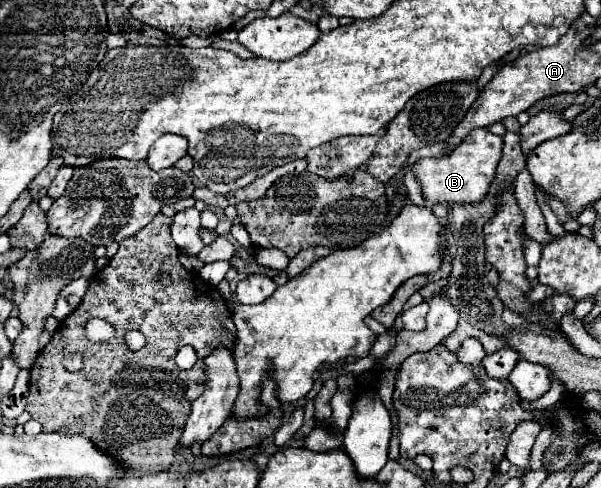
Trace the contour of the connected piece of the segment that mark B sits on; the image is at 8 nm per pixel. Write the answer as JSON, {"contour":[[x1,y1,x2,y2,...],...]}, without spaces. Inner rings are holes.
{"contour":[[473,129,451,153,439,159,431,159,431,157,417,159,413,163,413,173,421,185,425,201,429,205,481,201,487,195,491,181,495,179,495,171,501,159,501,149,503,149,503,137,493,135,487,129]]}

